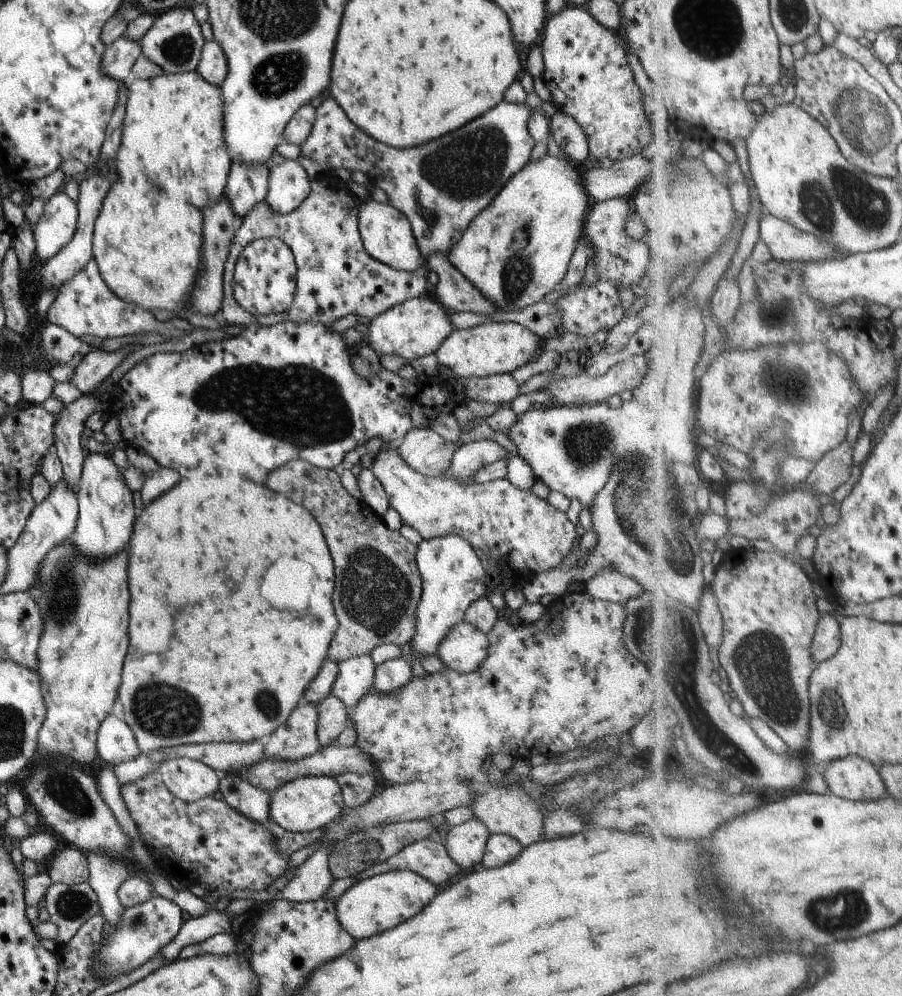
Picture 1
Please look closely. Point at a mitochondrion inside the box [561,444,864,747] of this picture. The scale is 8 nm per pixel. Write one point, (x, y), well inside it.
(761, 661)

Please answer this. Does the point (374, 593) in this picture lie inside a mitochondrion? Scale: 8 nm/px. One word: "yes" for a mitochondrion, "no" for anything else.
yes

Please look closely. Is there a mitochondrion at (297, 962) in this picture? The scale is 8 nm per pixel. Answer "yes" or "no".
no

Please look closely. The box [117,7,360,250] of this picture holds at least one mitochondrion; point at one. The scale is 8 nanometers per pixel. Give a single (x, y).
(179, 49)

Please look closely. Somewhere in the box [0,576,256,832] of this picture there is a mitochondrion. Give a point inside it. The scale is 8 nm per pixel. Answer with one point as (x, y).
(161, 710)

